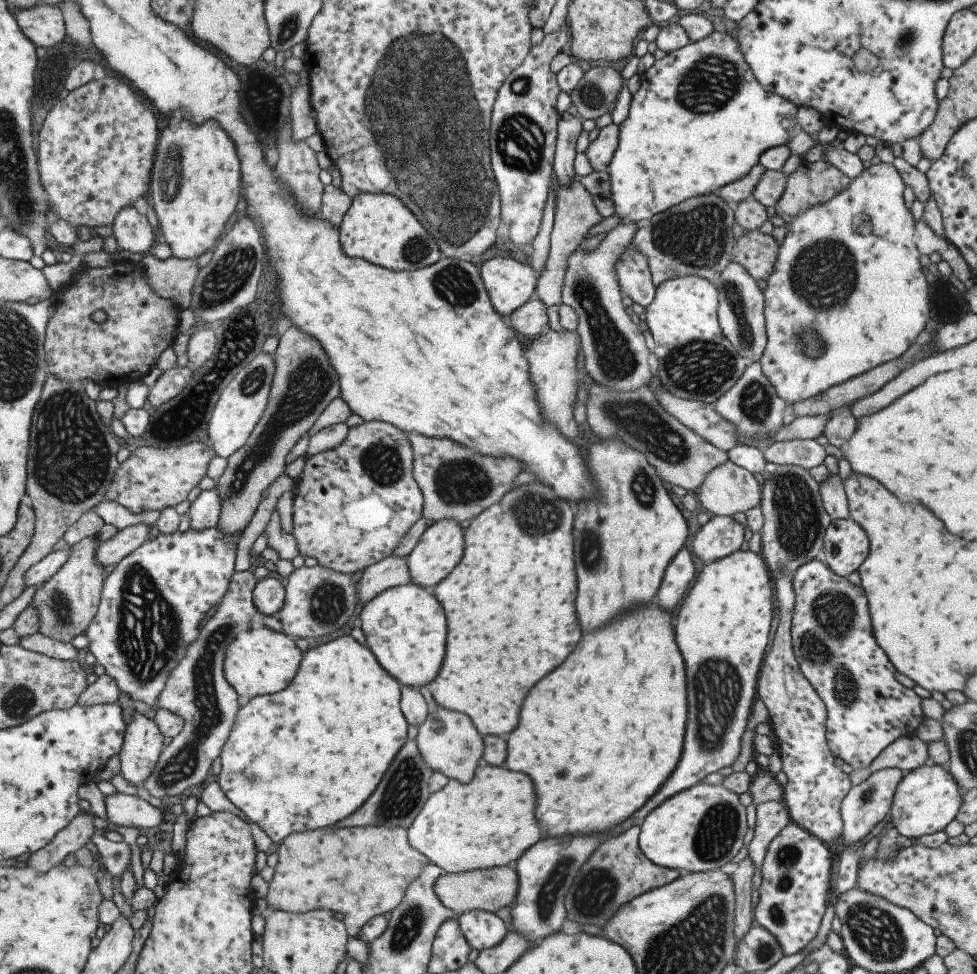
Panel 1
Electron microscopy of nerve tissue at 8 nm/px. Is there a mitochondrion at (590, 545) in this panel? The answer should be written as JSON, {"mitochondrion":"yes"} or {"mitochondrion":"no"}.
{"mitochondrion":"yes"}

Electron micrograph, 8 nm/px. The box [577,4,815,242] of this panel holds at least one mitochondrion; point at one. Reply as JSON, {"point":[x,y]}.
{"point":[713,80]}

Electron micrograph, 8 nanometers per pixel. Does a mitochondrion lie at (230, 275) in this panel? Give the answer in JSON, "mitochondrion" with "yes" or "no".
{"mitochondrion":"yes"}

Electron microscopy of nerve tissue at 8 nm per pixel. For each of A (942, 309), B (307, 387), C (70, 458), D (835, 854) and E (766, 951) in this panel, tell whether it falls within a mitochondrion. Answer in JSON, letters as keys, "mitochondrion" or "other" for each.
{"A":"mitochondrion","B":"mitochondrion","C":"mitochondrion","D":"other","E":"mitochondrion"}

